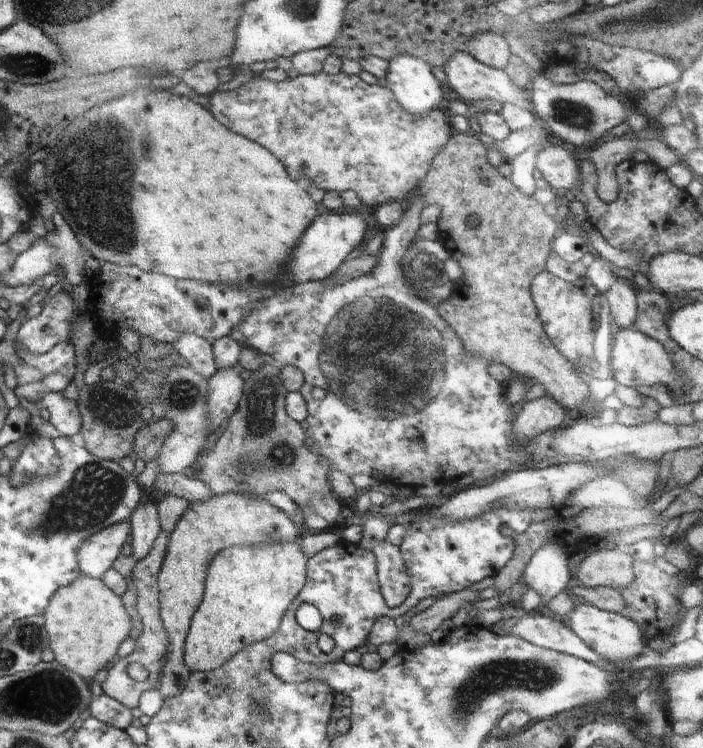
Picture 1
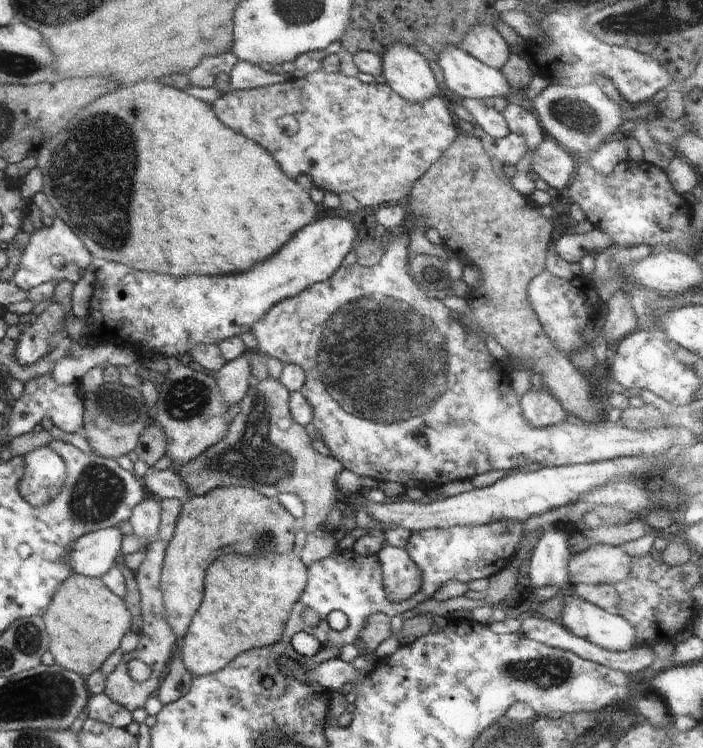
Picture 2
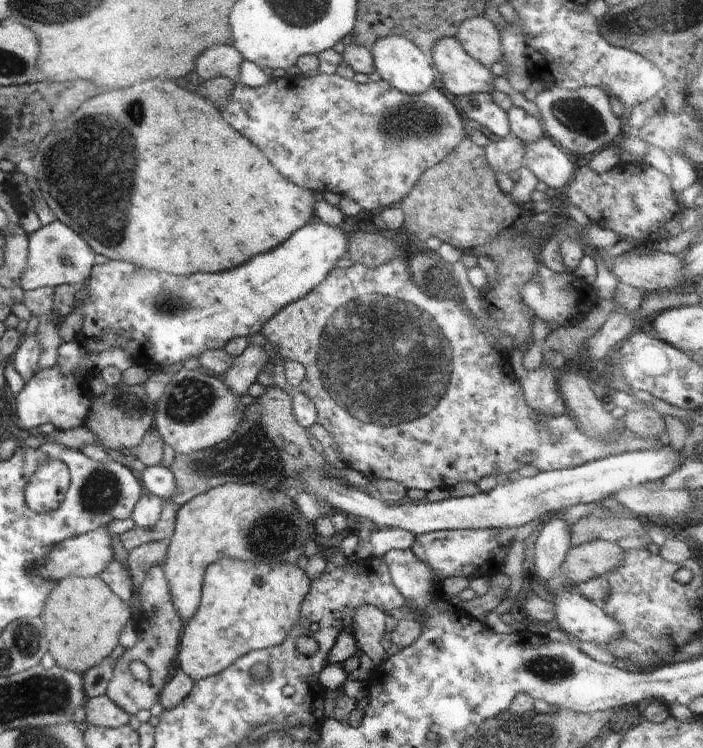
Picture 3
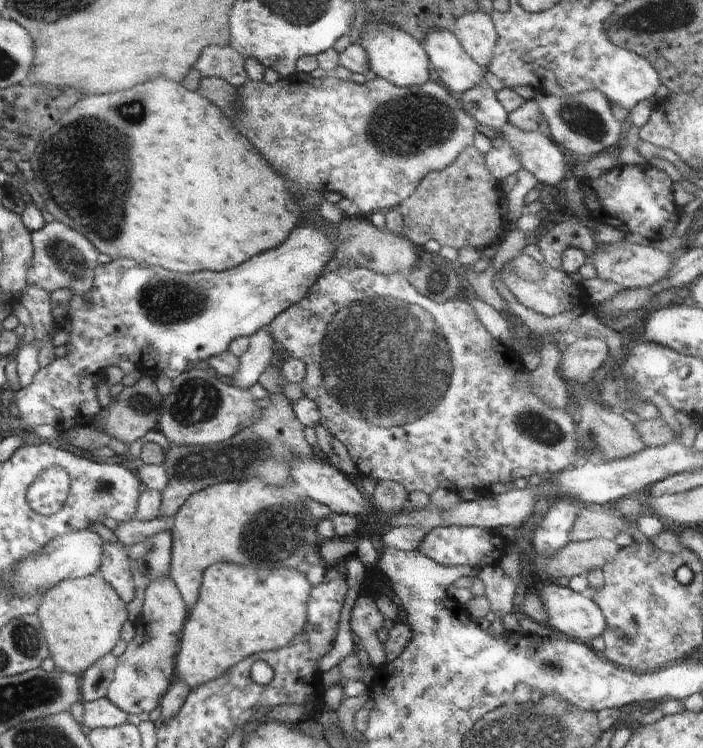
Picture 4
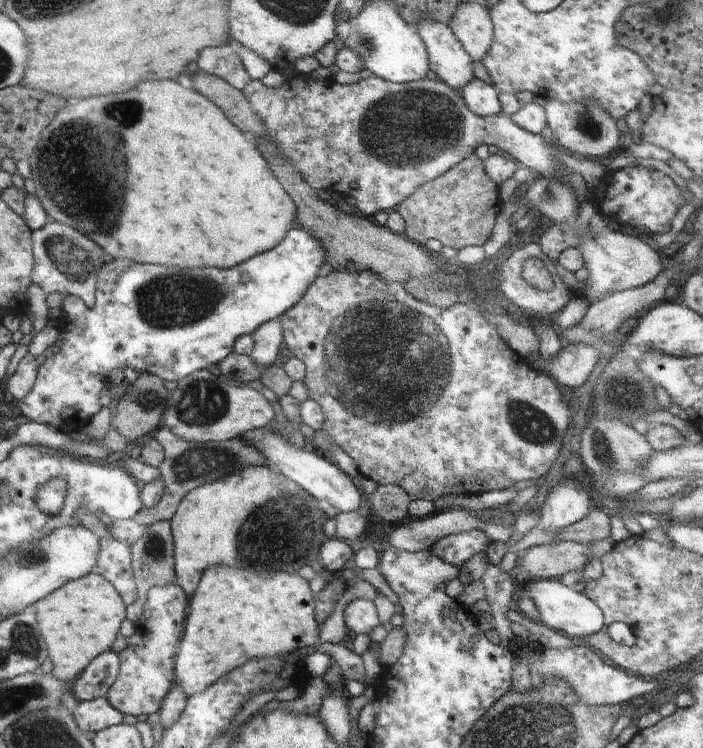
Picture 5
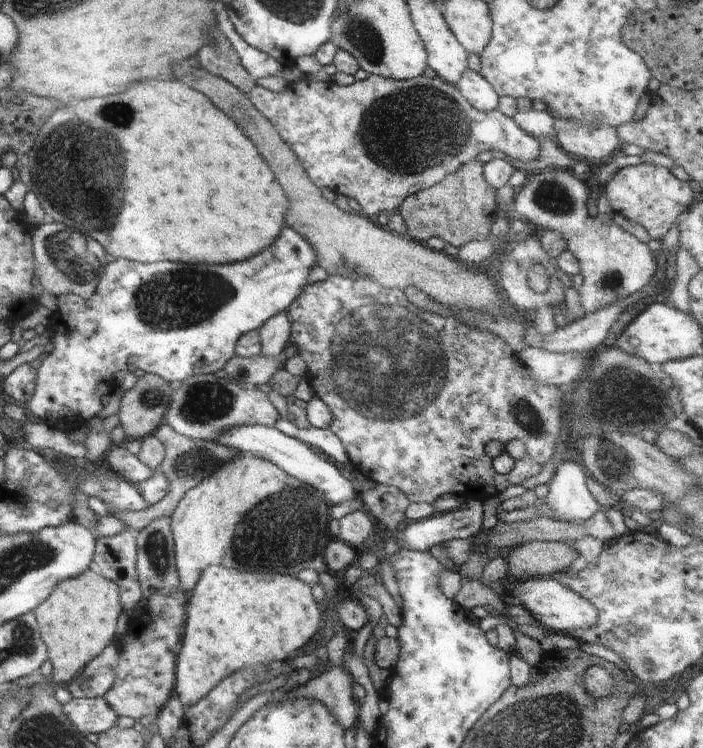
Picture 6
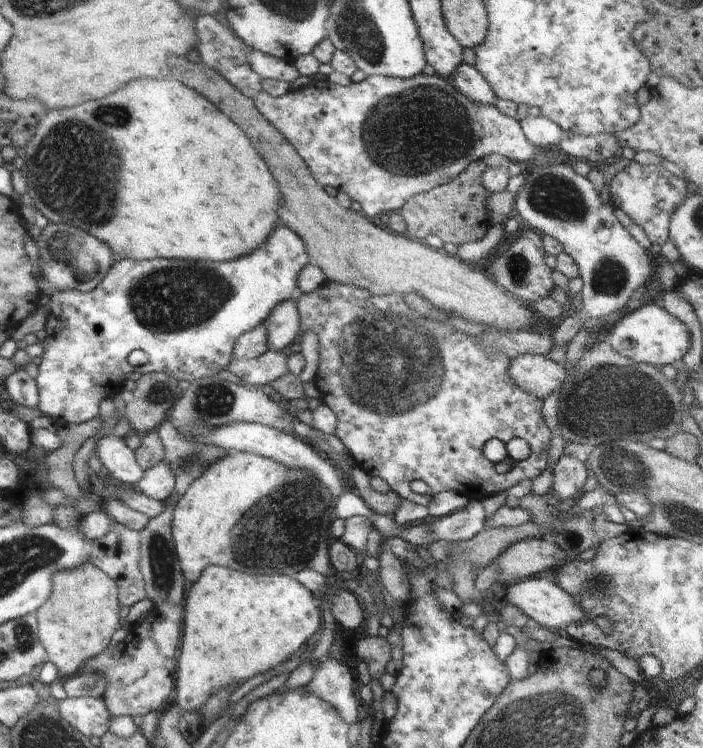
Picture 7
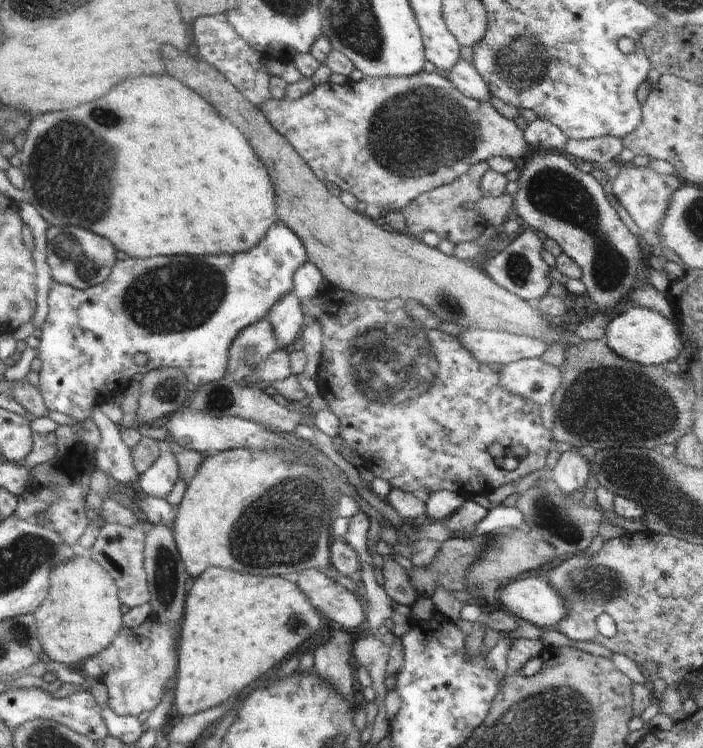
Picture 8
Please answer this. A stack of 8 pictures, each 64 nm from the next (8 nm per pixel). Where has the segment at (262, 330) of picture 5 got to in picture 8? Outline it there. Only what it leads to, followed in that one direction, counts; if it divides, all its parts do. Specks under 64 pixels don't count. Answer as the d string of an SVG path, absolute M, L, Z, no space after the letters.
M291 292L278 299L278 302L270 308L267 320L271 325L273 336L277 339L280 347L291 347L294 340L301 336L306 324L306 319L301 310L301 303Z

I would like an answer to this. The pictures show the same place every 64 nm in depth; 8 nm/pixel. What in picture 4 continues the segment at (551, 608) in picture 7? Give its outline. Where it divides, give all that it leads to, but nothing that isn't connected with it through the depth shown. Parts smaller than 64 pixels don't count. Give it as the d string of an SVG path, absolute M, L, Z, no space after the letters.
M545 581L543 586L538 588L538 598L544 602L548 623L554 626L558 632L569 634L578 640L592 640L608 632L605 616L600 607L586 593L577 593L569 587L564 587L556 581Z

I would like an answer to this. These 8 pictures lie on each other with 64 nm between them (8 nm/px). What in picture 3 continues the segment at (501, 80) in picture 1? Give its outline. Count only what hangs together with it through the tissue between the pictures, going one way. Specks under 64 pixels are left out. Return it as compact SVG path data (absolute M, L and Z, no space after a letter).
M446 36L430 48L433 67L442 79L442 86L449 94L470 96L494 91L494 72L466 54L455 37Z

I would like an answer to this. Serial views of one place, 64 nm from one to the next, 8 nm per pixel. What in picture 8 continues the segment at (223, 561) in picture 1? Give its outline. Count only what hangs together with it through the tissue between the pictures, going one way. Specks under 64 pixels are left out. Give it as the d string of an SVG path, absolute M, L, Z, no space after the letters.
M219 567L206 568L196 579L191 579L189 583L187 596L185 599L185 610L182 622L180 624L179 634L179 654L176 678L176 689L174 694L174 709L173 712L177 716L188 716L196 714L200 711L218 706L224 703L227 699L235 696L236 693L244 692L242 688L246 688L248 684L252 684L254 680L258 680L260 676L268 676L268 672L277 672L281 665L285 664L290 657L294 655L297 647L309 640L320 628L320 614L317 609L311 604L307 595L300 590L296 583L288 582L283 577L277 575L256 575L240 574L240 572L232 572Z

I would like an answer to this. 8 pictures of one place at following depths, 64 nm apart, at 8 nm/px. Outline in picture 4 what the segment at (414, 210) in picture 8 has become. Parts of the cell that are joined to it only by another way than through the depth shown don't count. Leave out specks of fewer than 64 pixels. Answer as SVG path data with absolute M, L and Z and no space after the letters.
M466 146L450 166L438 172L430 172L414 190L414 194L397 207L403 216L402 236L418 248L431 238L441 246L457 250L499 245L507 232L514 227L518 212L510 210L501 182L486 168L485 156L475 146Z

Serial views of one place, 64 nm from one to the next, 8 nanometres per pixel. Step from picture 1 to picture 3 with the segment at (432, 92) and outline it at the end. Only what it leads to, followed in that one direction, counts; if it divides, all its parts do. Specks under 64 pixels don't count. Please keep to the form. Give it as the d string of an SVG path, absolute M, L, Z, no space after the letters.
M388 34L384 38L380 38L374 46L372 46L372 56L374 56L374 64L376 64L376 72L380 74L381 80L388 82L394 86L396 90L408 94L423 94L433 86L435 77L435 68L431 62L430 55L426 54L416 44L412 44L406 36L396 36L396 34Z

